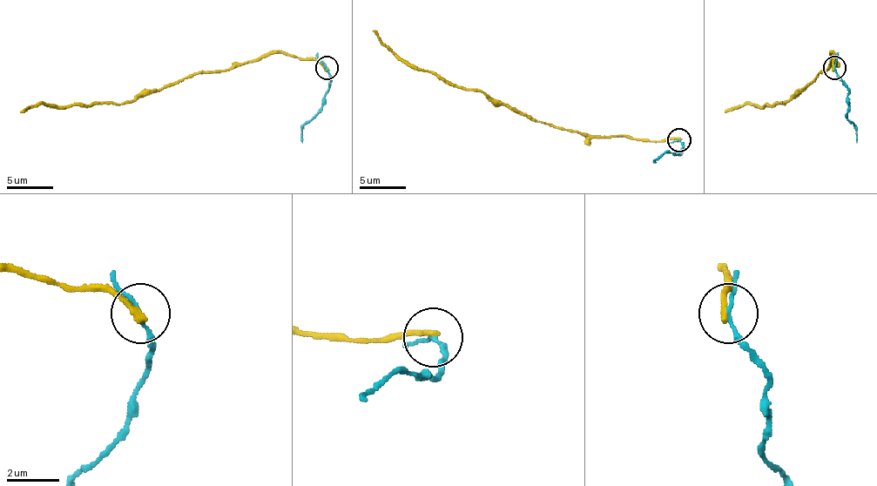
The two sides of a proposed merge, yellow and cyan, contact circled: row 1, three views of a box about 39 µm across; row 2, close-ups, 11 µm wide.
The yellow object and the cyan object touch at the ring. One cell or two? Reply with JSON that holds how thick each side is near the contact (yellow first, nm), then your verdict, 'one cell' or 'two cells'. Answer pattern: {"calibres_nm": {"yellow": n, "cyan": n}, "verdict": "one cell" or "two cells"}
{"calibres_nm": {"yellow": 240, "cyan": 130}, "verdict": "two cells"}

